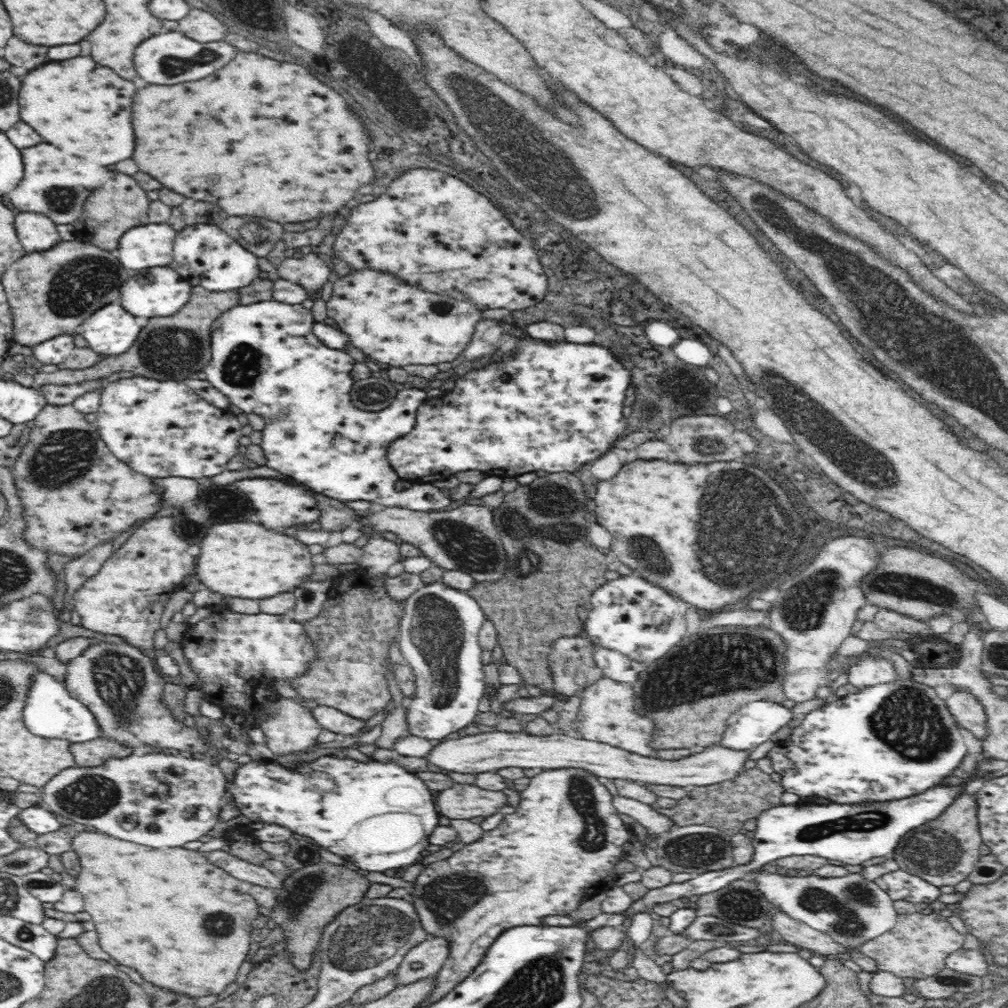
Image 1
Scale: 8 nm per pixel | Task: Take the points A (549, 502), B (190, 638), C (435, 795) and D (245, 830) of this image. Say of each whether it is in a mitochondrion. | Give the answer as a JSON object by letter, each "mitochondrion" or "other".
{"A":"mitochondrion","B":"other","C":"other","D":"other"}

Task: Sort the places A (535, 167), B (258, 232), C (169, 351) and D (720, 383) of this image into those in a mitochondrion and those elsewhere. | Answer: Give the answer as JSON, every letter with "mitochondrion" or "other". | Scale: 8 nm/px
{"A":"mitochondrion","B":"mitochondrion","C":"mitochondrion","D":"other"}

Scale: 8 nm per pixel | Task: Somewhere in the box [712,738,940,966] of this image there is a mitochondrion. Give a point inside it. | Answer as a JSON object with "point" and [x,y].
{"point":[849,913]}

